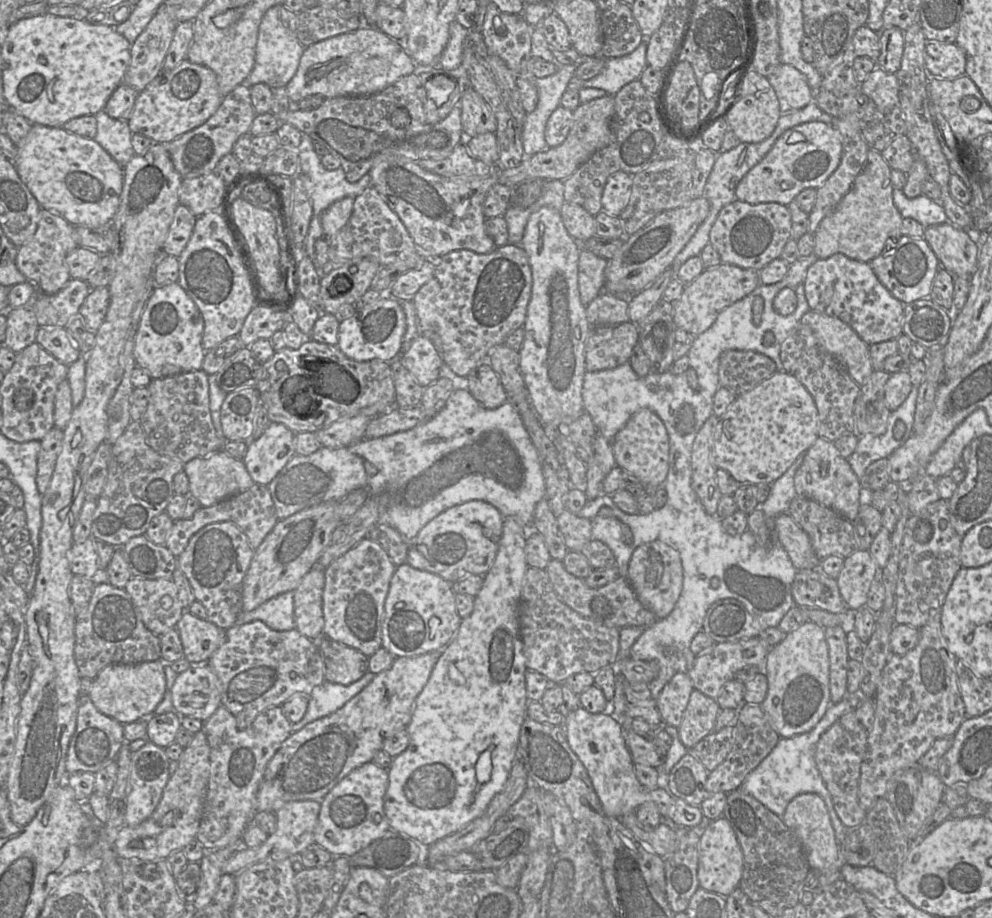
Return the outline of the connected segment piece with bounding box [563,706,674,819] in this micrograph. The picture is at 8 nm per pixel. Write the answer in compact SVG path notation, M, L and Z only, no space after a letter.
M582 706L567 712L563 727L570 748L586 768L606 816L620 818L634 812L645 802L654 802L663 819L669 818L673 796L668 789L647 789L638 781L631 754L626 746L622 725L606 713L590 713Z

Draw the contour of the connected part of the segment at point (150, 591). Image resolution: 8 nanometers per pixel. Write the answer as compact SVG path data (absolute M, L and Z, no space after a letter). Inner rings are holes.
M132 577L124 589L137 606L146 628L158 637L175 628L185 611L172 579ZM166 596L172 599L172 605L168 609L161 605L162 598Z

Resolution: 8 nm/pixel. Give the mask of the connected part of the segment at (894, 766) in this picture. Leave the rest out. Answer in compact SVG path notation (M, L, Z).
M934 616L920 629L919 642L914 649L889 658L874 695L874 721L868 731L867 749L860 768L858 798L864 810L868 811L878 799L886 796L889 781L896 772L918 764L935 740L954 737L967 717L958 684L957 660L943 634L941 616Z

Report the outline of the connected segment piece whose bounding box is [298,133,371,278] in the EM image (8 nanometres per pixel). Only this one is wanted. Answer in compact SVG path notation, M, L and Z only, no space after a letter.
M302 133L300 145L298 146L298 154L300 159L300 172L308 178L308 196L311 201L313 215L309 224L307 236L304 240L303 251L312 261L316 267L319 277L323 277L322 268L319 266L314 253L314 243L319 238L324 237L323 228L321 225L321 215L334 202L345 197L356 198L363 191L371 185L369 174L364 175L355 183L347 181L343 168L339 167L335 170L327 170L321 163L321 158L315 153L313 148L313 139L306 133Z

